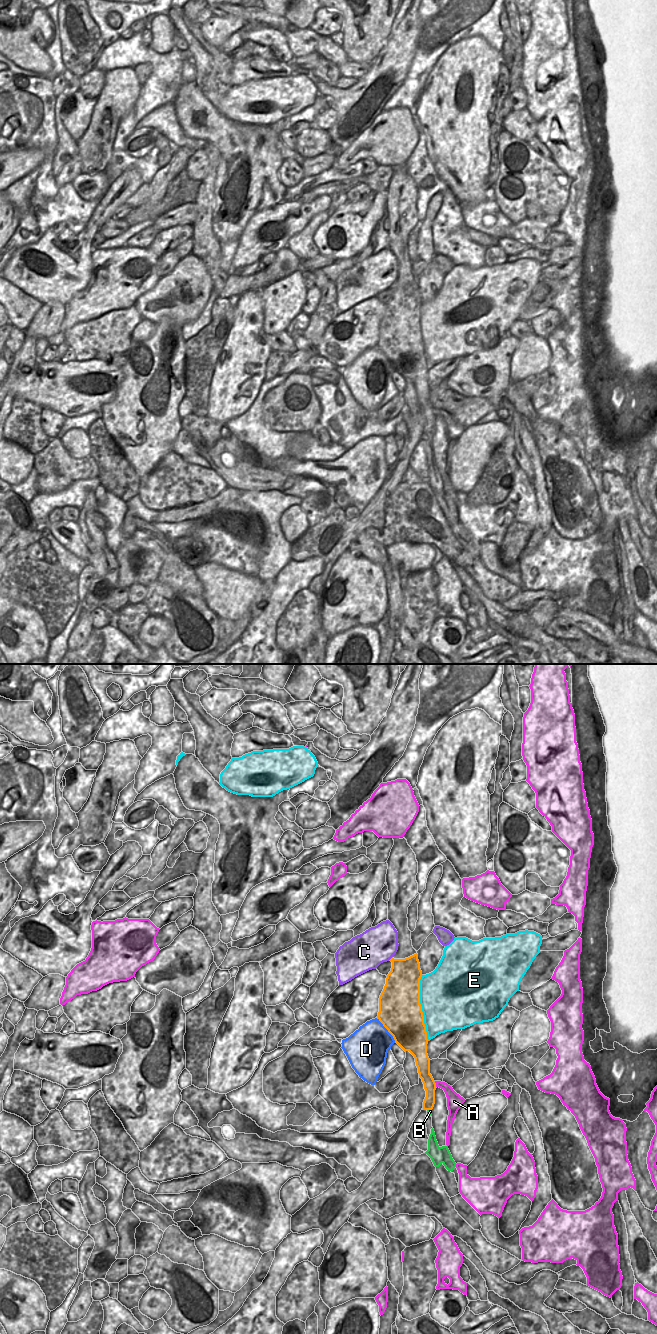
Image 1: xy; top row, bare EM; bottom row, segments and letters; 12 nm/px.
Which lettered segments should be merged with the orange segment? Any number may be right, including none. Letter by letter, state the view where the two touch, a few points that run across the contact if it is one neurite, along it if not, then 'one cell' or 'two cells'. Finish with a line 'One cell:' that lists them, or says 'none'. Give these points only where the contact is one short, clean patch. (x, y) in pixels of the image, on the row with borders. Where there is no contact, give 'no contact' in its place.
A: contact in xy; line xy (434, 1081), (436, 1087); two cells
B: contact in xy; two cells
C: contact in xy; two cells
D: contact in xy; two cells
E: contact in xy; two cells
One cell: none

